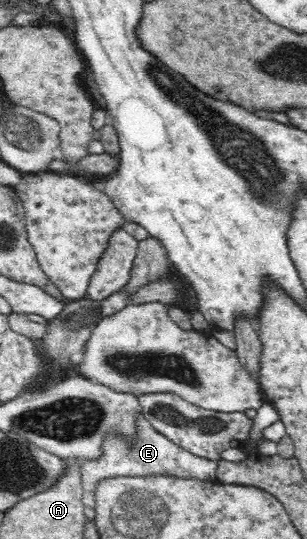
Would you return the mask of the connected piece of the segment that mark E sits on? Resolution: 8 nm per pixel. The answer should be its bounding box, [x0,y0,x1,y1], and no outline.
[80,414,217,523]

